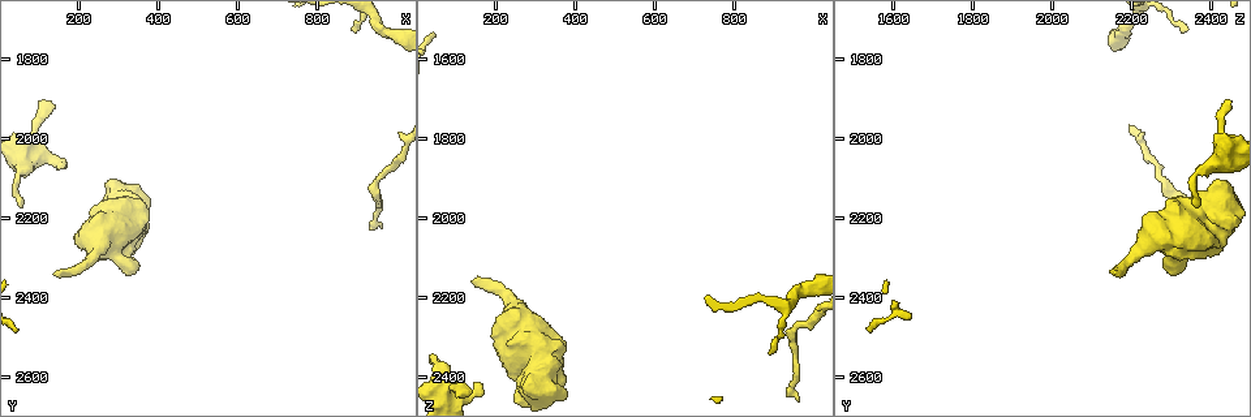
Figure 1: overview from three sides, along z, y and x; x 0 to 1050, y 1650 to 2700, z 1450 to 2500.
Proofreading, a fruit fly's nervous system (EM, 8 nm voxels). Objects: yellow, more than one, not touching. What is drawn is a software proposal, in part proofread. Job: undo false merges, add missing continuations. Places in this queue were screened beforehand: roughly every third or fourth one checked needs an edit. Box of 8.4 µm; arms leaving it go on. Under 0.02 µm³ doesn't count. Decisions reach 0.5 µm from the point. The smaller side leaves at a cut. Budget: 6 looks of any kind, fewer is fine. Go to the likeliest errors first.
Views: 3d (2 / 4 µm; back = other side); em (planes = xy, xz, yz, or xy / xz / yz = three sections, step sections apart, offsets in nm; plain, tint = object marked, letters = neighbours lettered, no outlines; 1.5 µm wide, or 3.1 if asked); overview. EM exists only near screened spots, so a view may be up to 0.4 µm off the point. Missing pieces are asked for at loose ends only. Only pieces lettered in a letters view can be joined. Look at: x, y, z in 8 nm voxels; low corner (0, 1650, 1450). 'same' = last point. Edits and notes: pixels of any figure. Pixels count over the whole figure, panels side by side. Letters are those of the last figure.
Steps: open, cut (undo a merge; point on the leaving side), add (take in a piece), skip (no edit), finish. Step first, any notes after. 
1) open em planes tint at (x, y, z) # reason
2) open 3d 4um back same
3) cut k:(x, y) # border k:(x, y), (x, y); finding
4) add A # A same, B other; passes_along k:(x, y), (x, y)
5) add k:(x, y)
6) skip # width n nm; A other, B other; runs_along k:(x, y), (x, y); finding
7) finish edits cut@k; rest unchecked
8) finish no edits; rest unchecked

open em yz step 8 tint at (135, 2335, 2155) # an open end

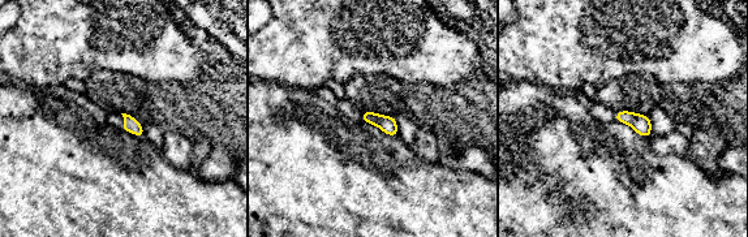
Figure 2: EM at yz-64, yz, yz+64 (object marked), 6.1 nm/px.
open em planes letters same # cut it another way

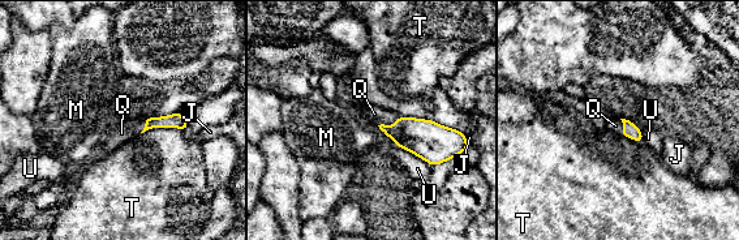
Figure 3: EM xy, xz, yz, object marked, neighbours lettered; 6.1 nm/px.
add Q # J other, M other, Q same, T other, U other; passes_along 3:(428, 140), (391, 125), (374, 114); it goes on there

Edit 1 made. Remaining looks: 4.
open overview

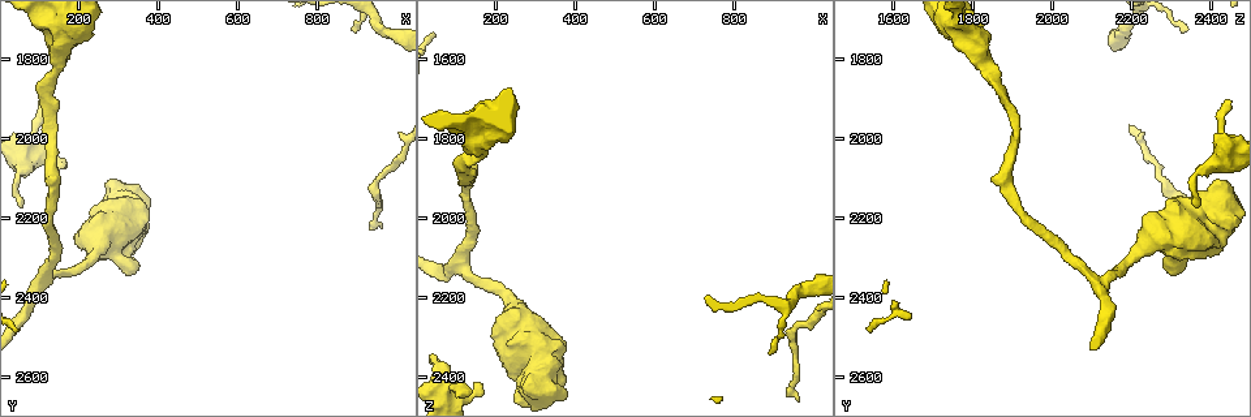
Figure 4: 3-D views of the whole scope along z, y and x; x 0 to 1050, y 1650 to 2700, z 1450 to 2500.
open 3d 4um at (980, 1740, 2185) # sudden change in width

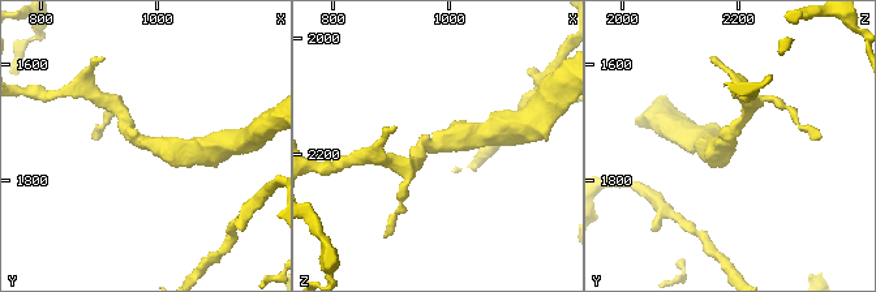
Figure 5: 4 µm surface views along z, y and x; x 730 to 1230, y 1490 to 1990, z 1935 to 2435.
open em planes tint at (985, 1735, 2185) # now the EM

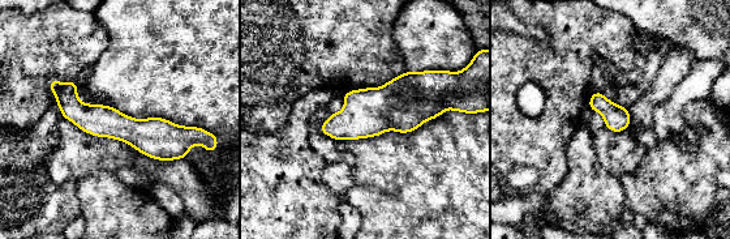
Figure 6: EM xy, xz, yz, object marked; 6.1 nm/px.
open em planes letters same

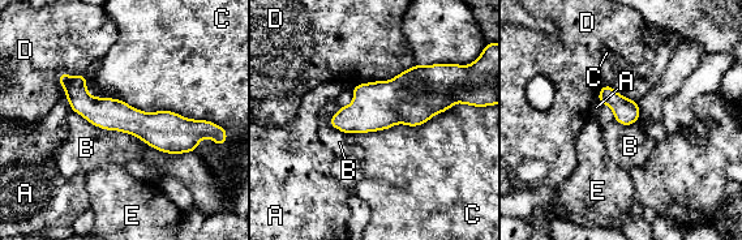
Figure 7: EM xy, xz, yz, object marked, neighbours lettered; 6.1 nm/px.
skip # width 200 nm; A other, B other, C other, D other, E other; runs_along 7:(61, 78), (102, 112), (202, 124); all the same neuron

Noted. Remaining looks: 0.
finish edits add@3; rest unchecked

